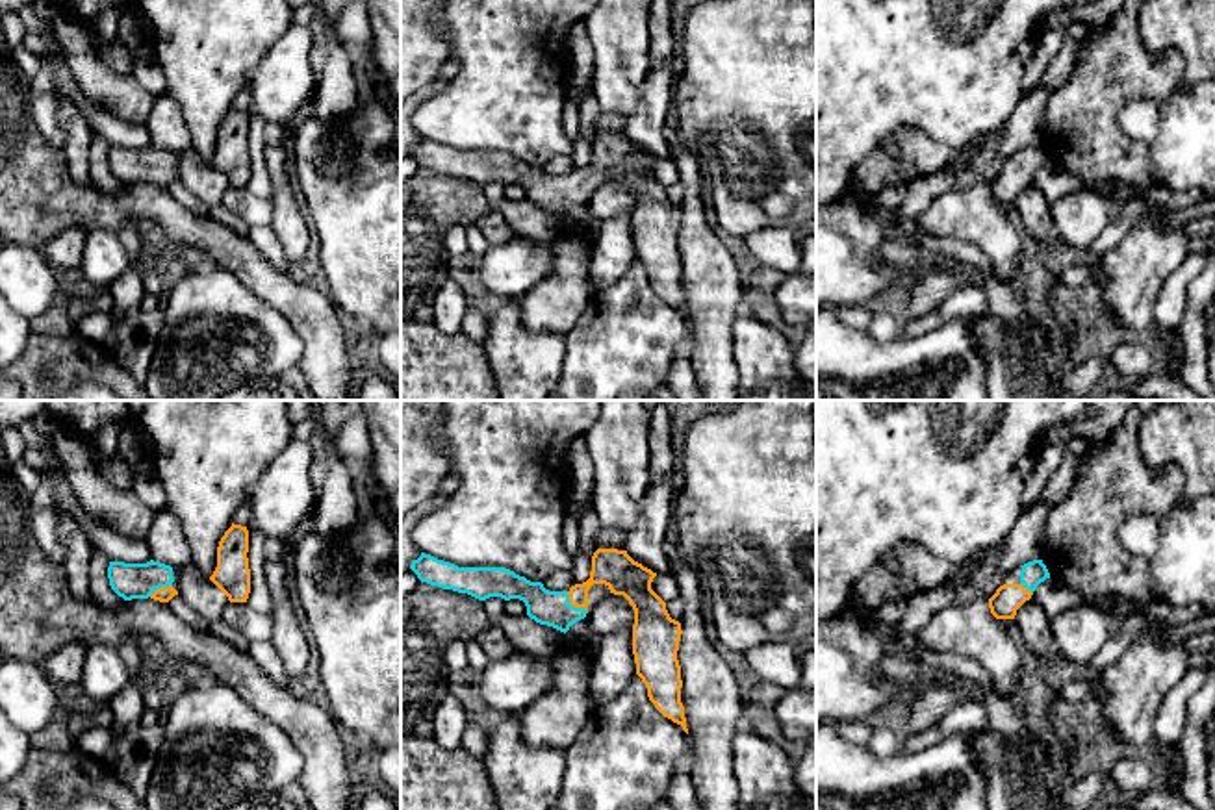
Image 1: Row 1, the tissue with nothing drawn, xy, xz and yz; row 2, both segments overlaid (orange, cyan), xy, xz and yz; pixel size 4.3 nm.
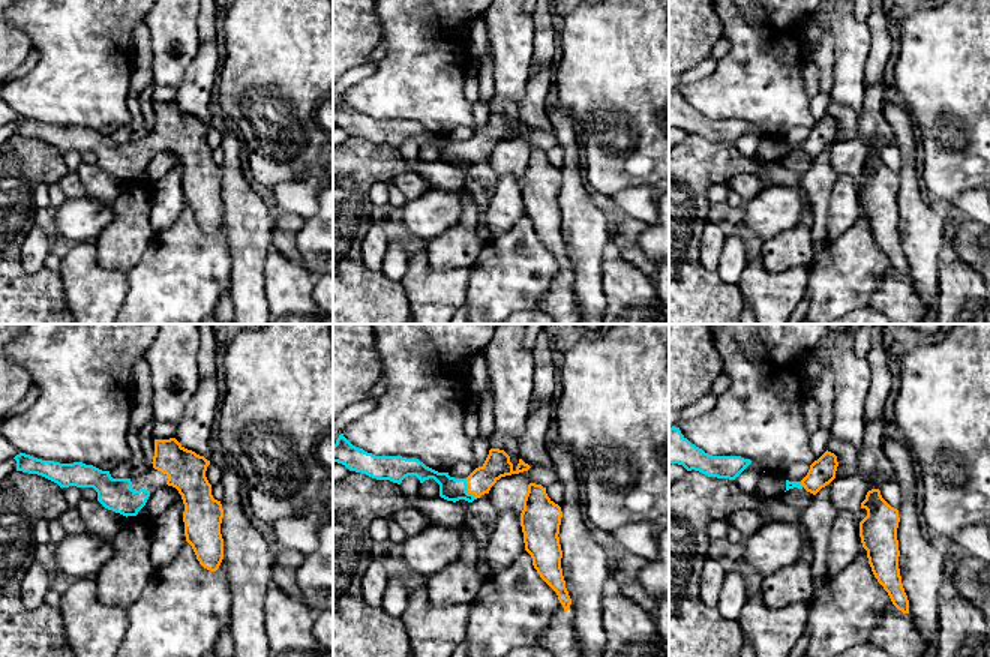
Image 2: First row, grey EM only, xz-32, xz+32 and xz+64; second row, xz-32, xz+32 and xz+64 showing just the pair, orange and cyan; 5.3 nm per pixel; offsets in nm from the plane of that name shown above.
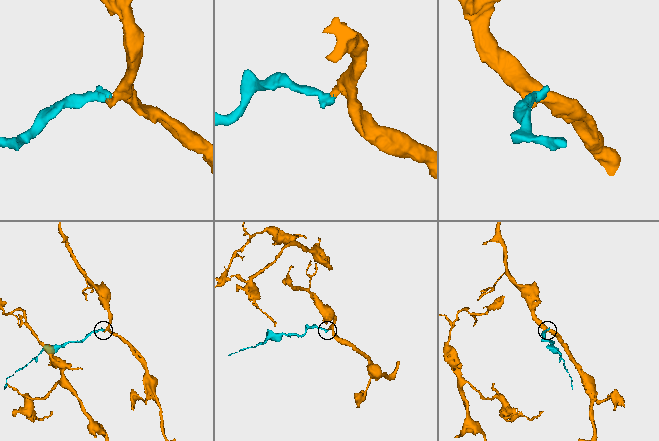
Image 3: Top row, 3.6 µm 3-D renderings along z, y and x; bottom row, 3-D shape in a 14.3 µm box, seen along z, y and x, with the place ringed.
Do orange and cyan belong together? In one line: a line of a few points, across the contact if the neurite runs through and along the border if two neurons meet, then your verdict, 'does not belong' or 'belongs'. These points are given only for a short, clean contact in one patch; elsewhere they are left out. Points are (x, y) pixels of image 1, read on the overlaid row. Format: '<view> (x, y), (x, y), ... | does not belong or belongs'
xz (613, 568), (600, 573), (574, 605), (551, 608) | belongs

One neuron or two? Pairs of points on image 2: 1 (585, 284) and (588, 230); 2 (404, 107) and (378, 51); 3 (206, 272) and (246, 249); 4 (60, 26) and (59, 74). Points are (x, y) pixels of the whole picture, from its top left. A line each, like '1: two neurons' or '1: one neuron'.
1: one neuron
2: two neurons
3: two neurons
4: one neuron

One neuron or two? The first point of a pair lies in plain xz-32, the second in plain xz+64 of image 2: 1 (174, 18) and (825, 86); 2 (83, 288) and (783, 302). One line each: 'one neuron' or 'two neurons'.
1: two neurons
2: one neuron

